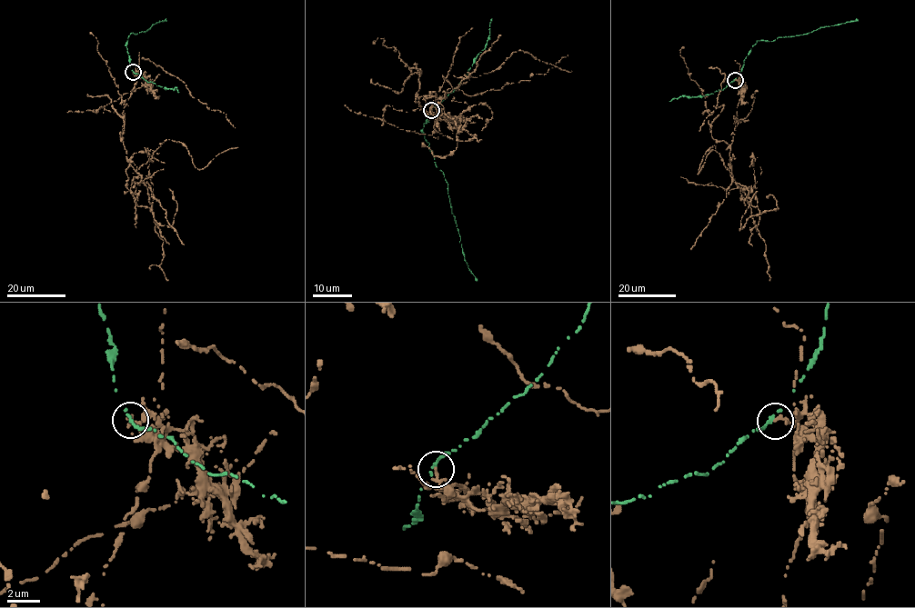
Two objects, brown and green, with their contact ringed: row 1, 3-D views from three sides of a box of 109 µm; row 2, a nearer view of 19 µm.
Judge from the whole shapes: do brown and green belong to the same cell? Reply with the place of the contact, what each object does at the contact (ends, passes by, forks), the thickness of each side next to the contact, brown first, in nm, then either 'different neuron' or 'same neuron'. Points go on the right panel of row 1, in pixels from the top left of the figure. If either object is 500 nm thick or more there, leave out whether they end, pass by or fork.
at (735, 80); brown passes by; green ends there; 190 nm thick on the brown side, 260 nm on the other; different neuron

